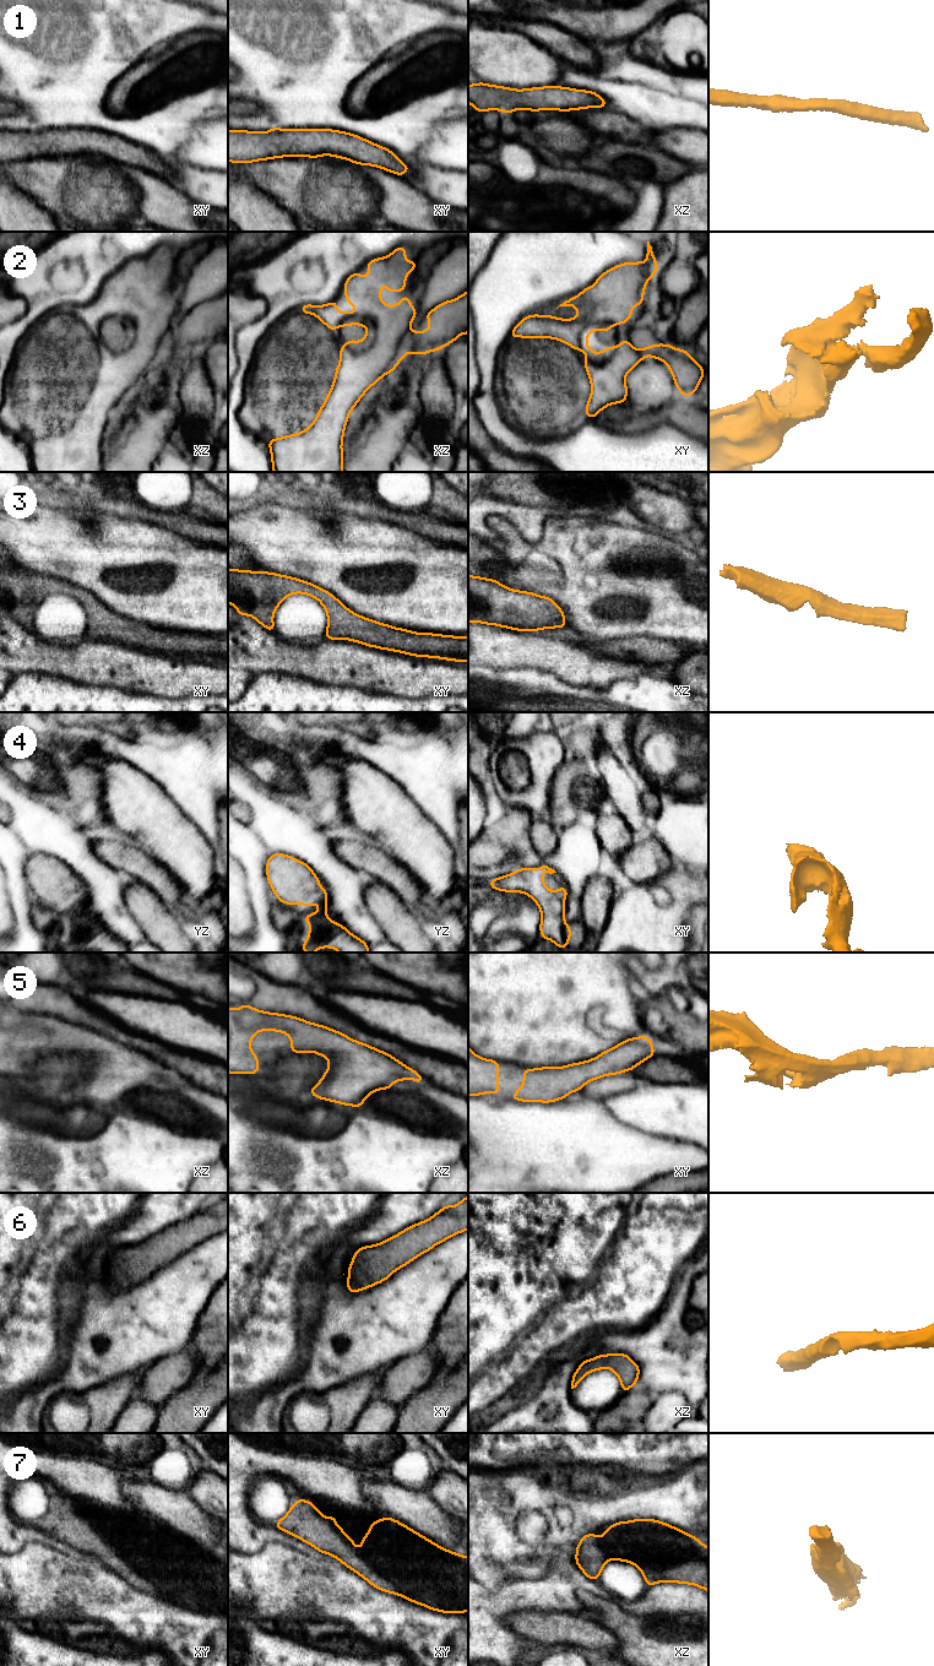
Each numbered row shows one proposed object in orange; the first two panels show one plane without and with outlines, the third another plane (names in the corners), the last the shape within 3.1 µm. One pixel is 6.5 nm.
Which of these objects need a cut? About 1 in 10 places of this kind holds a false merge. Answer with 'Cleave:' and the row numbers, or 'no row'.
Cleave: 2

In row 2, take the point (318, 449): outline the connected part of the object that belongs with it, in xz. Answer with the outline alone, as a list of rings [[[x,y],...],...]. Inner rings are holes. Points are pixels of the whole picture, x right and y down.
[[[398,246],[385,257],[370,260],[366,265],[368,276],[360,276],[355,271],[346,280],[346,300],[357,308],[354,313],[338,313],[336,300],[326,305],[302,306],[300,313],[314,314],[332,332],[337,327],[355,324],[364,326],[366,335],[359,342],[351,338],[340,348],[335,380],[311,425],[299,434],[268,439],[273,472],[343,472],[342,443],[349,413],[374,384],[396,369],[400,363],[401,342],[417,315],[417,309],[411,305],[406,294],[392,306],[385,304],[380,297],[381,287],[385,283],[387,292],[406,291],[406,277],[416,266],[417,261],[406,260],[406,246]]]

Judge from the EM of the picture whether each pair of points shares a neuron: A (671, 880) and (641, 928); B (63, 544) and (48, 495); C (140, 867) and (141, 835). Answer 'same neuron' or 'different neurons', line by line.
A: same neuron
B: different neurons
C: different neurons

